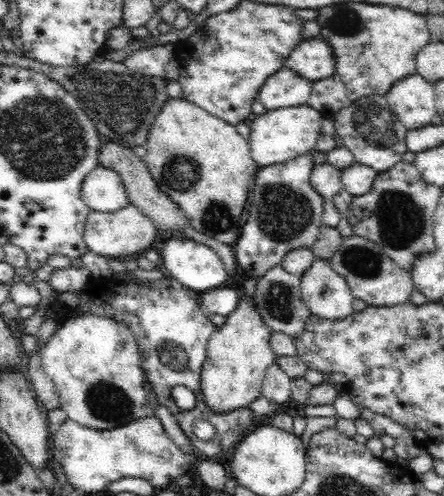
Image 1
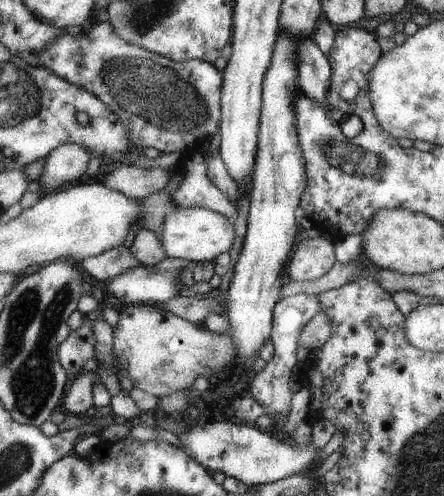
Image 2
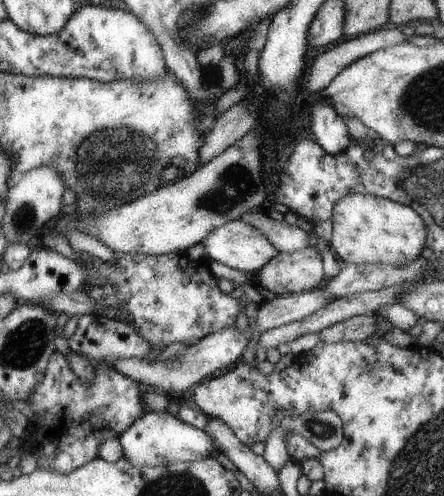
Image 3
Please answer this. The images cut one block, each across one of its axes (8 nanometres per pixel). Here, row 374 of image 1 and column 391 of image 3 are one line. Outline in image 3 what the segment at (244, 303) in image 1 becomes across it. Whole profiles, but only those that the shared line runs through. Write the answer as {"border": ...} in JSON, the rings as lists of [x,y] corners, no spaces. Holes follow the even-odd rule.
{"border":[[[349,194],[339,198],[333,204],[331,224],[331,252],[345,264],[355,266],[405,266],[421,256],[427,240],[427,228],[413,208],[371,194]]]}

